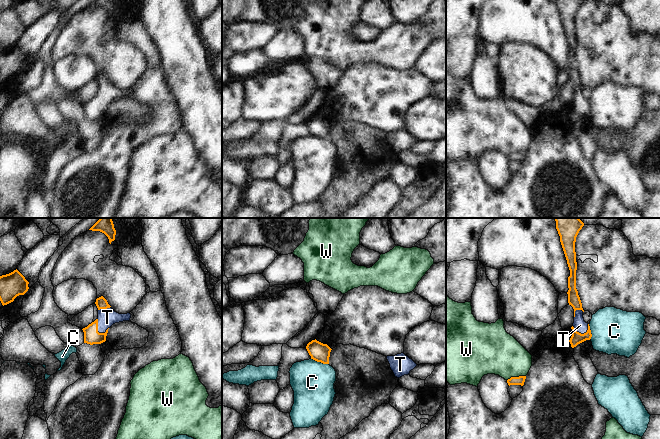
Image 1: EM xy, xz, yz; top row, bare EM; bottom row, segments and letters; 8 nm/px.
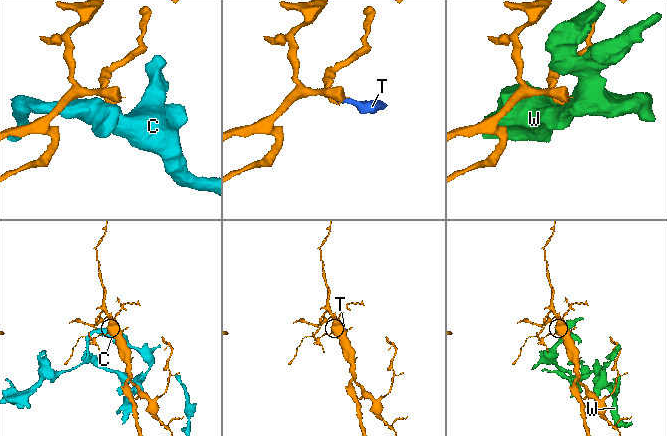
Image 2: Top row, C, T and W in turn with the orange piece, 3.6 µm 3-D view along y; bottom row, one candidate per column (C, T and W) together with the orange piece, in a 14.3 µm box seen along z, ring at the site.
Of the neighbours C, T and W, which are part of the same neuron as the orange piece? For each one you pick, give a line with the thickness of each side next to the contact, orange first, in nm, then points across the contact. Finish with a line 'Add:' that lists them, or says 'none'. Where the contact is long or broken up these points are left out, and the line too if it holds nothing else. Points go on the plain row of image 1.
T: 130/140 nm | across xy (91, 111), (97, 104), (107, 93)
Add: T

